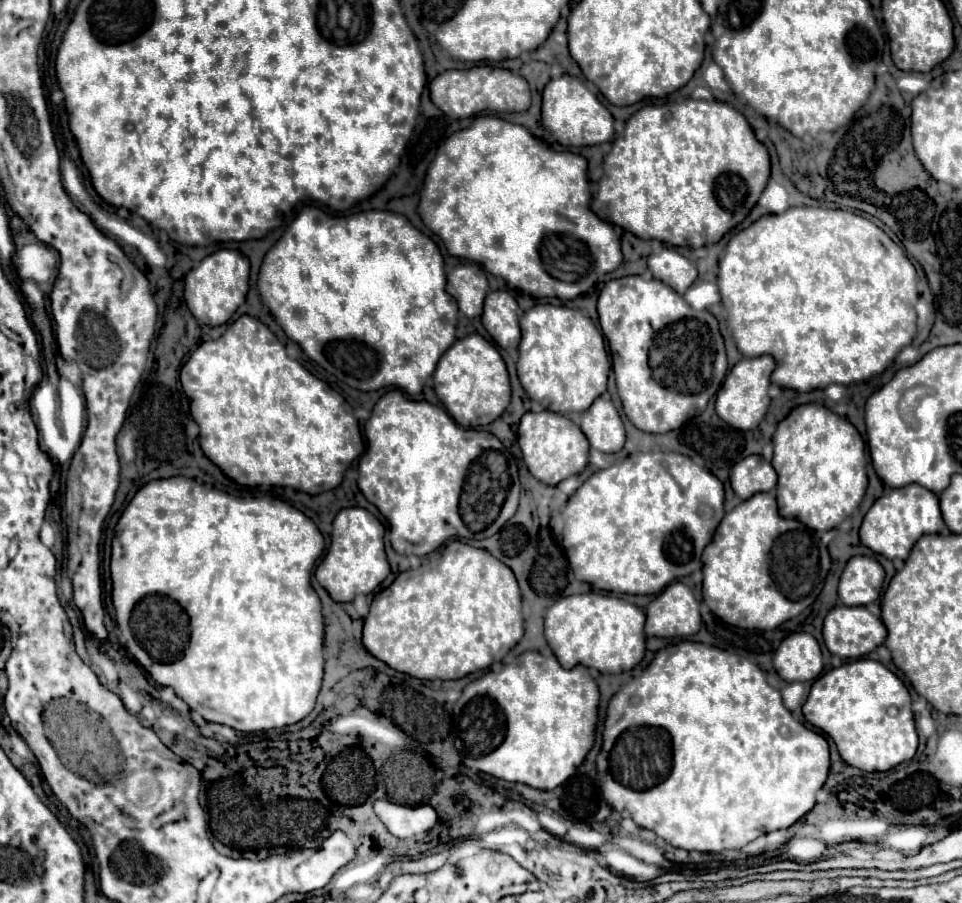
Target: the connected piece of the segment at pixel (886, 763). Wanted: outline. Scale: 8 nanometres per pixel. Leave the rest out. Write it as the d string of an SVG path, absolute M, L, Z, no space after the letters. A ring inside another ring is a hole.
M863 658L863 660L845 662L843 666L833 668L821 678L817 678L811 686L807 702L803 704L803 716L809 724L813 724L815 728L823 730L833 738L841 758L849 766L855 766L865 772L891 770L897 764L911 760L917 752L917 730L911 710L911 696L905 684L877 660Z

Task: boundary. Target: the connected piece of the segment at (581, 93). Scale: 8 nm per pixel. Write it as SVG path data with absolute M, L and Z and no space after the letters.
M567 74L547 82L543 90L541 122L563 146L593 146L609 142L613 138L611 112L597 100L595 94L591 94L585 88L585 84L579 78Z

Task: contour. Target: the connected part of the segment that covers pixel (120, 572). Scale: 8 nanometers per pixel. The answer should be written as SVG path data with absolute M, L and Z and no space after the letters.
M183 476L153 480L135 494L135 498L129 502L129 506L125 508L123 516L119 518L115 526L115 538L113 538L113 550L111 550L111 578L113 578L111 598L113 598L117 624L120 628L121 645L132 659L137 660L151 674L151 678L157 684L173 688L175 694L191 710L199 712L209 722L225 724L239 732L261 732L261 730L297 724L315 708L315 700L323 680L324 618L321 616L319 596L311 588L309 578L311 578L311 570L314 569L315 563L324 551L324 539L321 532L317 530L317 526L303 512L295 510L291 504L283 500L277 502L268 495L255 497L249 491L246 496L236 497L216 488L200 485L195 480L189 480Z

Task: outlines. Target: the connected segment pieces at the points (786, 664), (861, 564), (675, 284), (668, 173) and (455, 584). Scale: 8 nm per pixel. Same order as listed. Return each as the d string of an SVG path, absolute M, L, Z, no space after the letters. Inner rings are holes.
M807 632L787 636L775 652L773 666L777 674L787 682L815 680L823 670L819 642Z
M853 556L839 580L839 600L845 606L867 606L875 602L883 588L885 572L869 556Z
M669 248L661 250L659 254L651 254L647 264L649 264L653 278L665 282L667 286L671 286L679 294L685 294L685 290L697 278L695 264L689 262L687 258L683 258L679 252L669 250Z
M687 98L681 104L663 104L663 106L649 104L649 106L643 106L641 110L637 110L627 120L623 136L613 142L611 152L605 156L605 160L603 160L603 176L599 180L597 196L591 200L591 210L601 220L605 220L609 224L617 224L623 230L633 232L637 238L643 238L643 240L655 238L655 240L667 242L671 246L701 248L707 242L719 242L725 232L733 230L751 212L751 208L757 204L757 200L759 200L759 196L761 196L761 192L763 192L763 188L765 188L765 184L769 180L769 174L771 174L771 164L769 164L767 148L755 138L755 134L753 134L751 126L747 124L745 116L739 110L735 110L733 106L729 106L725 102L717 102L717 100L707 102L707 100L693 100L693 98Z
M453 540L449 546L447 546L447 554L443 560L439 562L433 562L433 564L423 564L415 570L405 570L401 572L395 582L385 588L383 592L379 592L375 598L373 598L373 604L371 604L371 612L369 616L365 618L365 626L363 626L363 646L367 648L367 652L371 656L375 656L377 660L385 662L389 668L397 670L397 672L403 672L403 674L409 674L413 678L421 678L421 680L457 680L457 678L463 678L471 672L477 672L477 670L485 670L489 668L493 662L499 662L521 638L523 638L523 614L521 614L521 592L519 592L519 586L517 586L517 580L511 572L511 568L507 568L503 562L499 562L497 558L493 558L487 550L481 550L481 548L473 548L469 544L463 544L459 540Z

